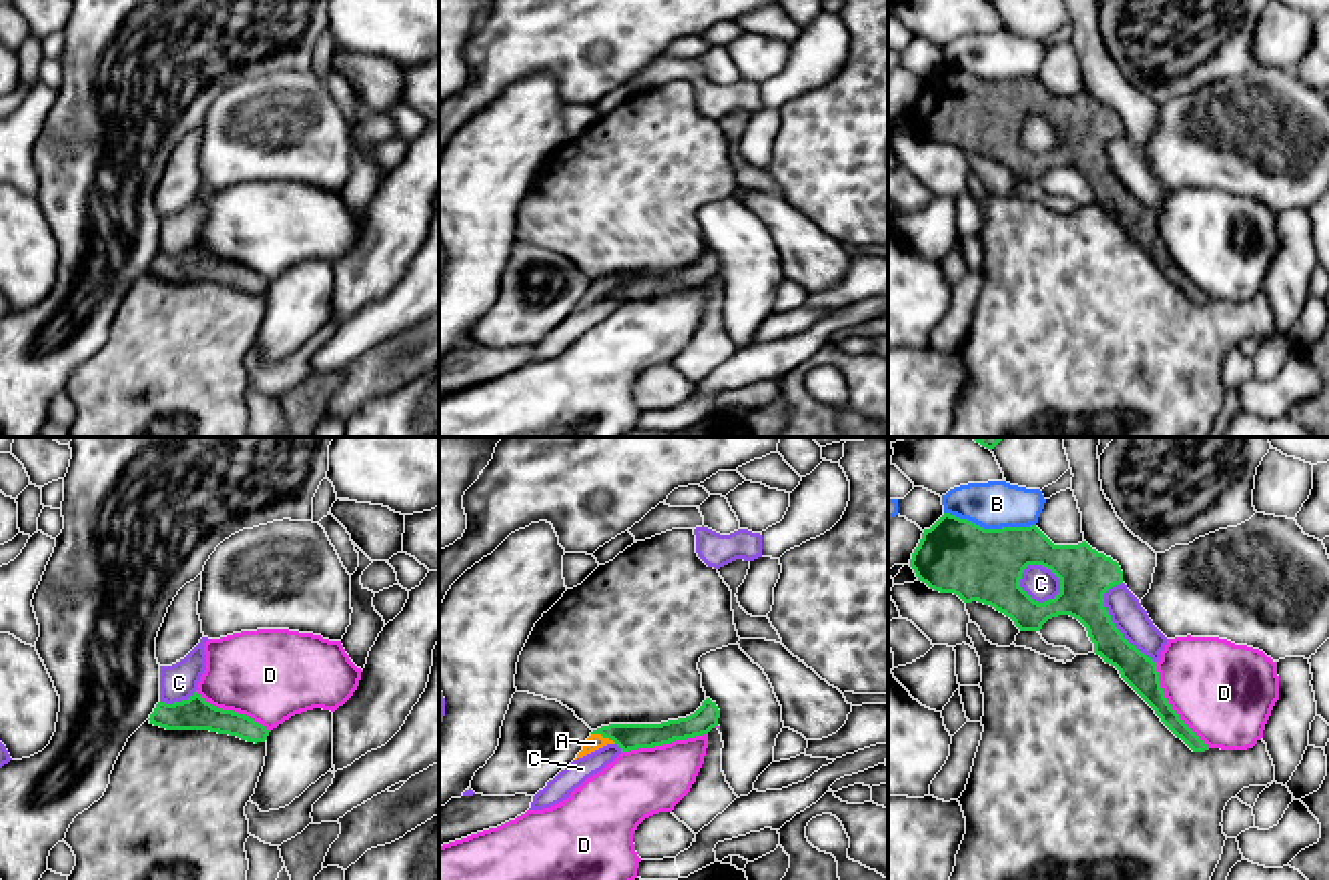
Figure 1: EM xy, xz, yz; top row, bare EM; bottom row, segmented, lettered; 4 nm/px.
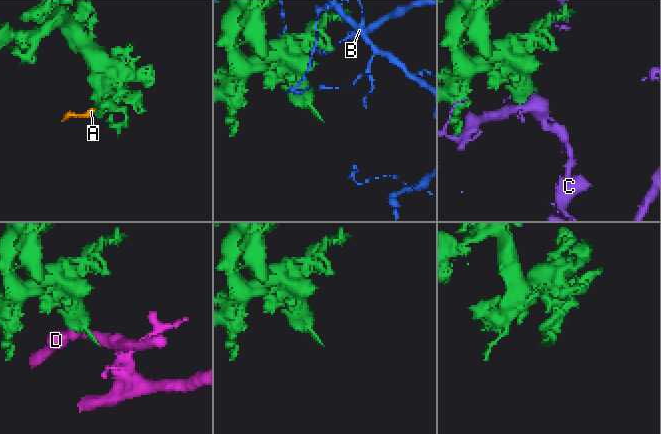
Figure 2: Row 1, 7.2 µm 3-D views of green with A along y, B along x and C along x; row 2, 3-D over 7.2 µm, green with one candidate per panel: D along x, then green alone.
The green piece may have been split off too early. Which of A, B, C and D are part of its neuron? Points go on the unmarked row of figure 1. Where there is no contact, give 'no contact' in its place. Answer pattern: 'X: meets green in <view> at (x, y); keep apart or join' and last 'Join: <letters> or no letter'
A: meets green in xz at (604, 287); join
B: meets green in yz at (991, 81); keep apart
C: meets green in yz at (1047, 119); keep apart
D: meets green in xz at (664, 293); keep apart
Join: A

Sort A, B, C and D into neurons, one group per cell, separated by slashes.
A / B / C / D

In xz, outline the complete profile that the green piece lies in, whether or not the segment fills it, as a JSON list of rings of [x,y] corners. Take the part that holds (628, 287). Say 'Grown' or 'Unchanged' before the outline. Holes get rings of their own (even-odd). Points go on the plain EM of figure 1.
Grown. [[[706,249],[702,257],[678,271],[668,271],[661,275],[609,275],[591,283],[583,301],[577,309],[583,309],[607,295],[617,295],[621,303],[637,301],[637,299],[653,299],[663,297],[674,291],[686,291],[694,287],[708,285],[718,277],[720,261],[716,253]]]

